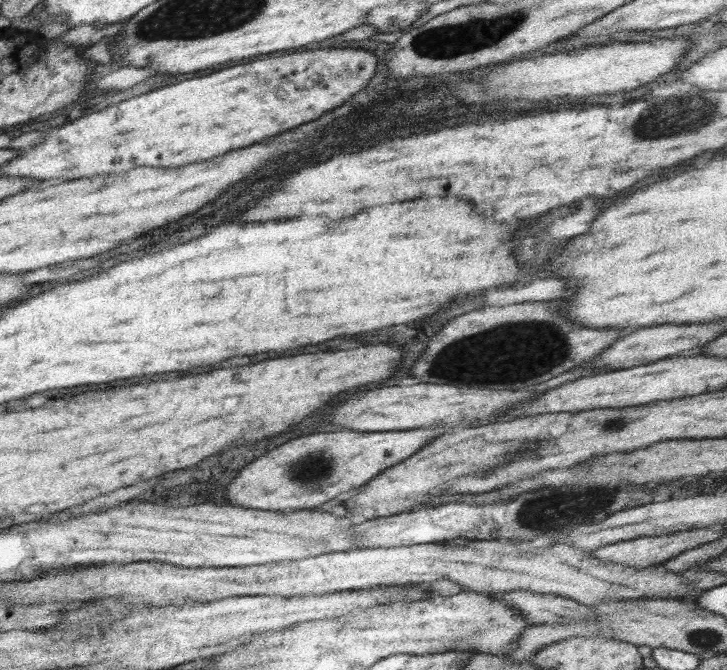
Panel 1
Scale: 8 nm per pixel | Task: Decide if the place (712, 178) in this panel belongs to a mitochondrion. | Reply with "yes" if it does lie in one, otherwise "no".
no

